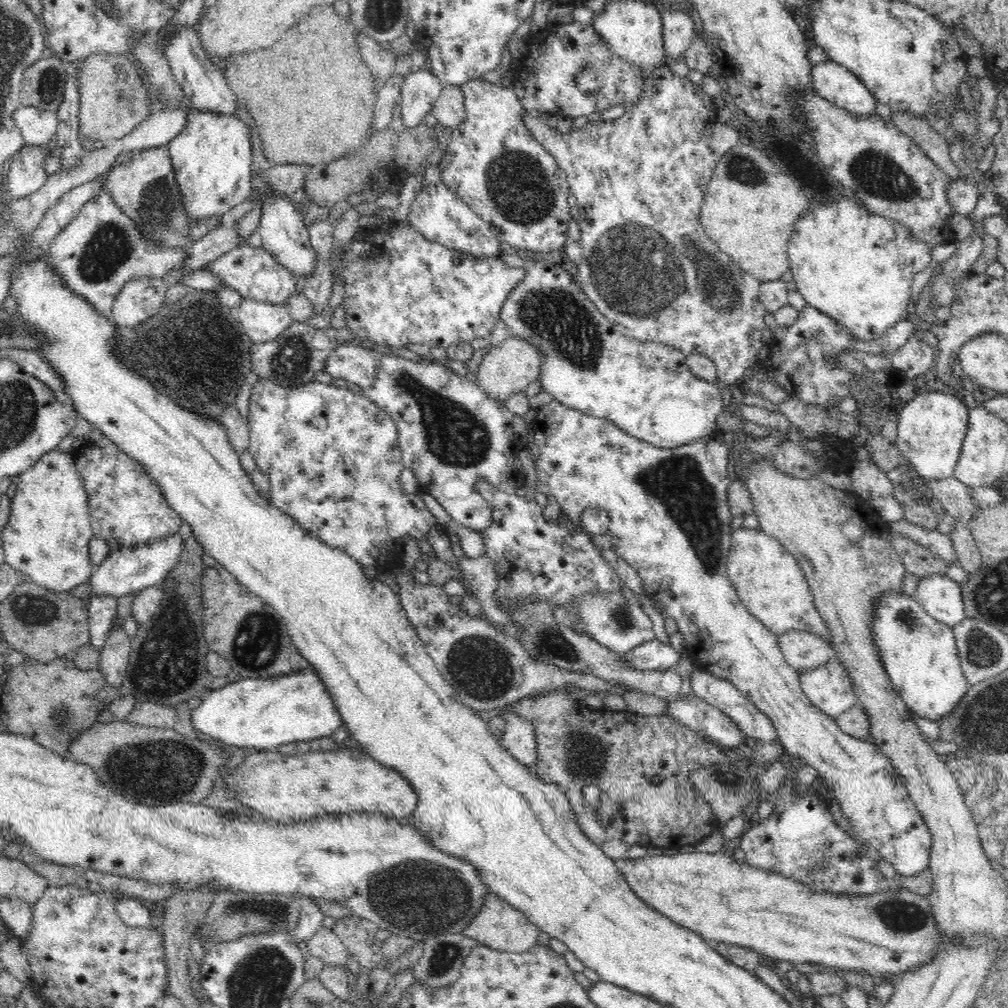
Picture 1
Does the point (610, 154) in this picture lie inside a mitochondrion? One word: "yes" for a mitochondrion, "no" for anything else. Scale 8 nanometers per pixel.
no

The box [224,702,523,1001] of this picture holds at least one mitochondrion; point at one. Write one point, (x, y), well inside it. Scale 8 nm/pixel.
(414, 893)

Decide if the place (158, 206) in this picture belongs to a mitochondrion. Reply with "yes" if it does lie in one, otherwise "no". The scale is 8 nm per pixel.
yes

